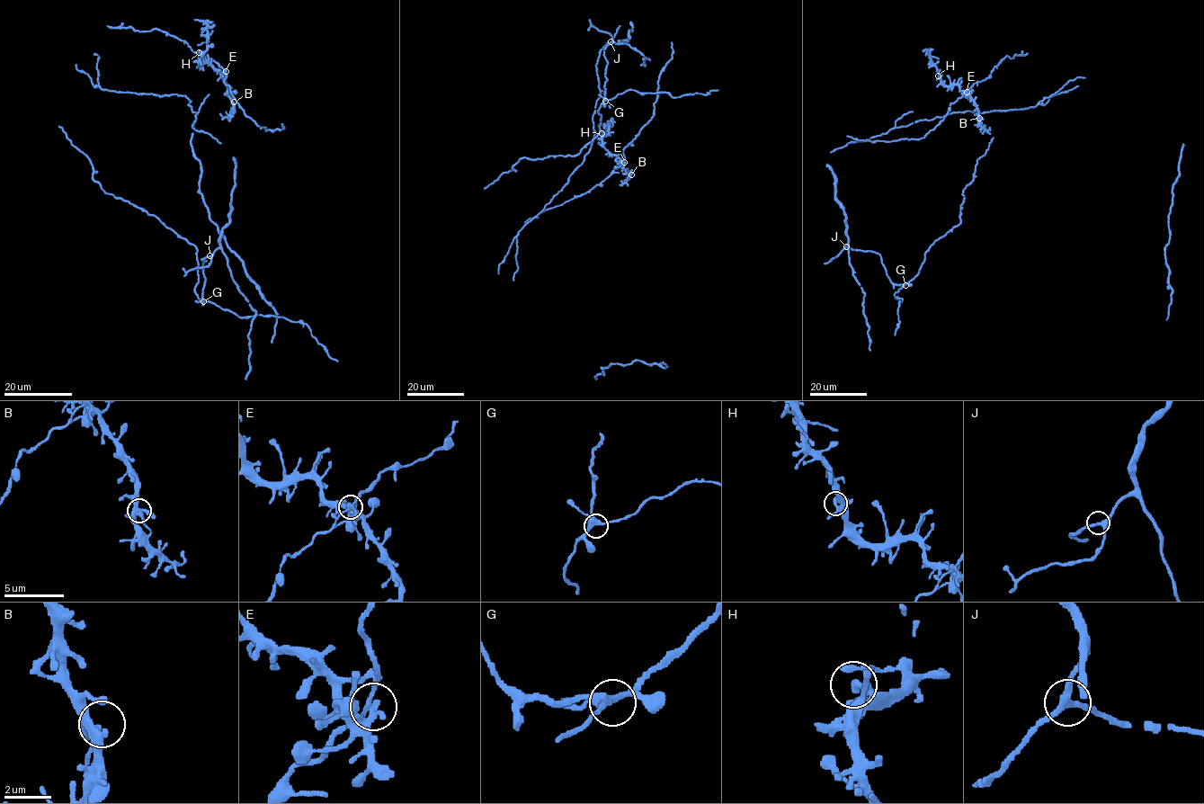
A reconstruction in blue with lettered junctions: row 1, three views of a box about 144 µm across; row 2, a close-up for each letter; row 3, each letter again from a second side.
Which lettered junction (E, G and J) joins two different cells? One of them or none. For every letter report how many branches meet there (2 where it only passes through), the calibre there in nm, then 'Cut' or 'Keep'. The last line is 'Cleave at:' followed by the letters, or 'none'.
E: Branches: 4. Thickness 240 nm. Keep
G: Branches: 4. Thickness 360 nm. Keep
J: Branches: 3. Thickness 280 nm. Keep
Cleave at: none

